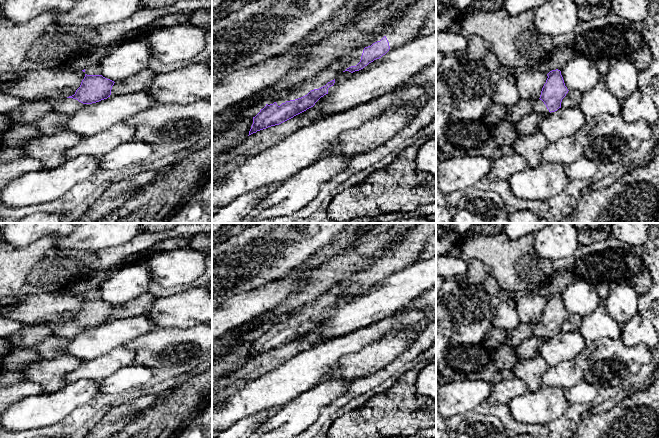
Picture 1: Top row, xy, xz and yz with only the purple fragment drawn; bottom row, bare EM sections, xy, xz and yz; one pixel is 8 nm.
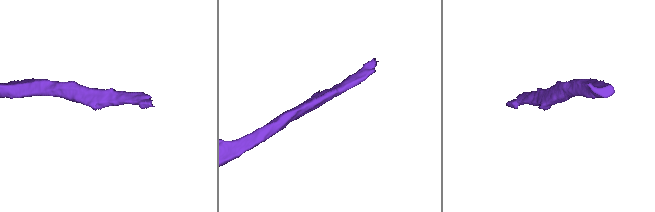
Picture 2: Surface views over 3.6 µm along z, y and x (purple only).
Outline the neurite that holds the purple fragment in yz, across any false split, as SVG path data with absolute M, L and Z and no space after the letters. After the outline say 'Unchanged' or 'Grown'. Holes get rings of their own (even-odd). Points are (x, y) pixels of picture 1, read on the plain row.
M552 294L547 300L540 322L533 327L534 335L544 339L561 332L562 323L569 315L560 294Z. Grown

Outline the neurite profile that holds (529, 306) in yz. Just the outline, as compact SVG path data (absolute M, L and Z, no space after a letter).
M526 293L517 295L515 302L515 308L521 323L535 326L540 322L542 312L548 300L537 293Z

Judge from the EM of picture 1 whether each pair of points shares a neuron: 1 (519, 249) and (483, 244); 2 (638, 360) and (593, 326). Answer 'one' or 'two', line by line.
1: one
2: two

